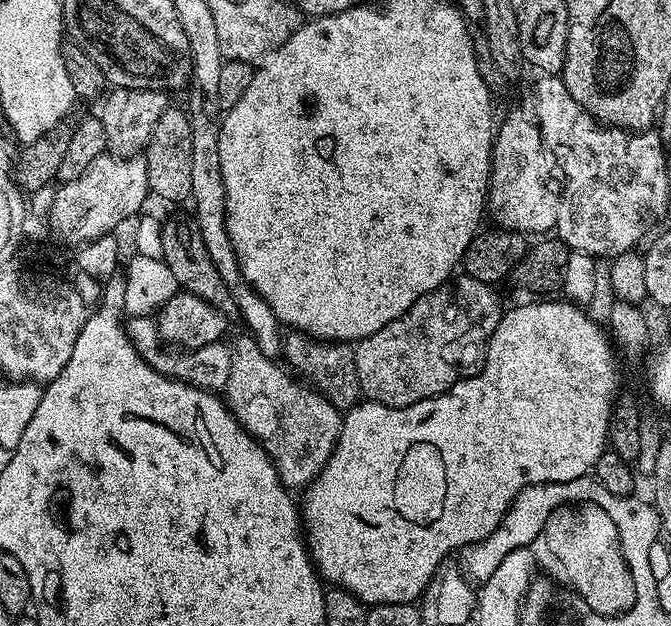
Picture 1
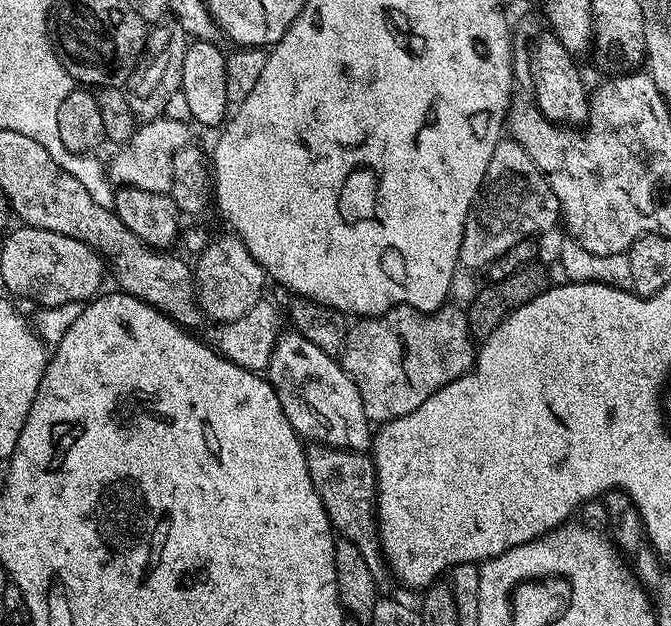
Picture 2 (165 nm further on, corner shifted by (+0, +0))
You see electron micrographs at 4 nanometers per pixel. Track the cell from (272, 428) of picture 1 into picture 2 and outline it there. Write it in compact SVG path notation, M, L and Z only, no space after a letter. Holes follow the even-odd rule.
M323 446L309 447L307 454L310 482L314 490L318 490L318 498L322 498L322 506L333 529L343 539L358 546L358 551L362 553L362 558L366 558L366 566L370 566L370 574L374 574L377 585L384 586L390 580L390 569L383 552L380 551L376 514L376 466L372 463L371 455Z

